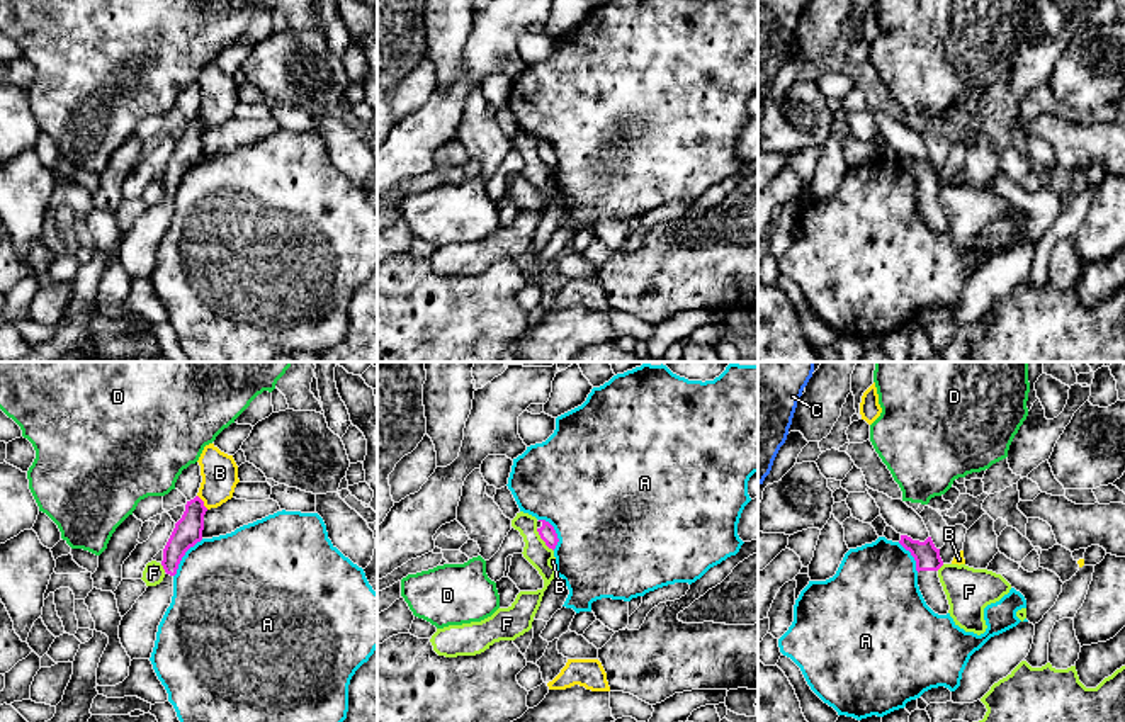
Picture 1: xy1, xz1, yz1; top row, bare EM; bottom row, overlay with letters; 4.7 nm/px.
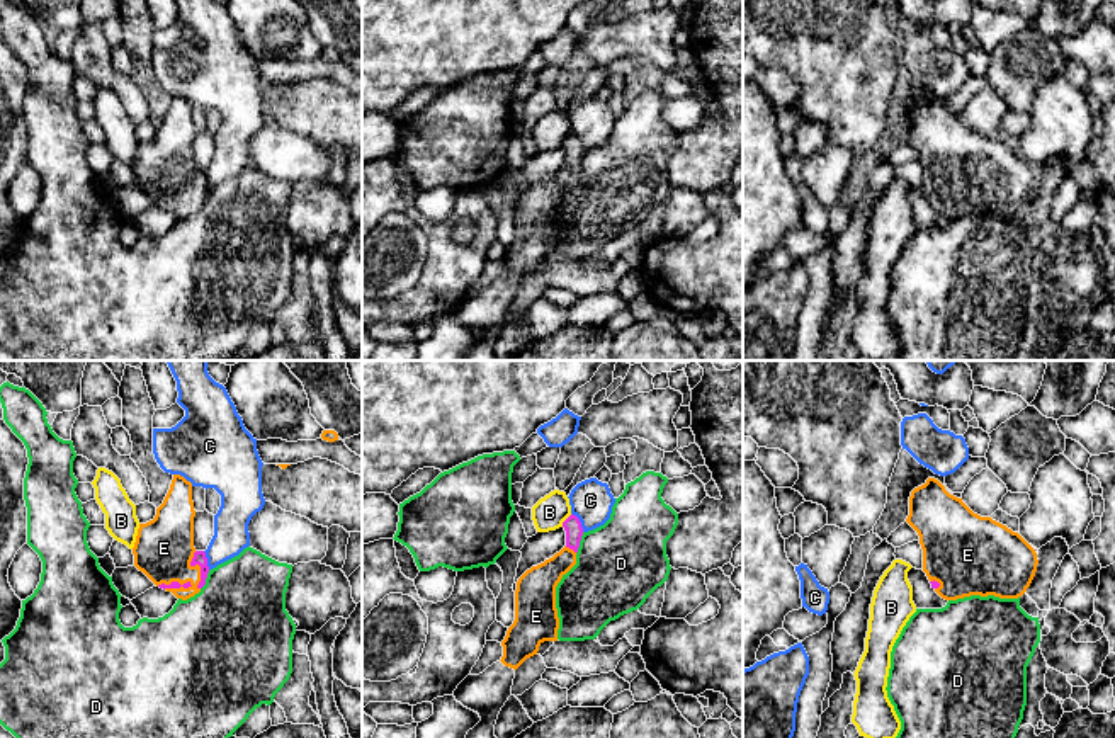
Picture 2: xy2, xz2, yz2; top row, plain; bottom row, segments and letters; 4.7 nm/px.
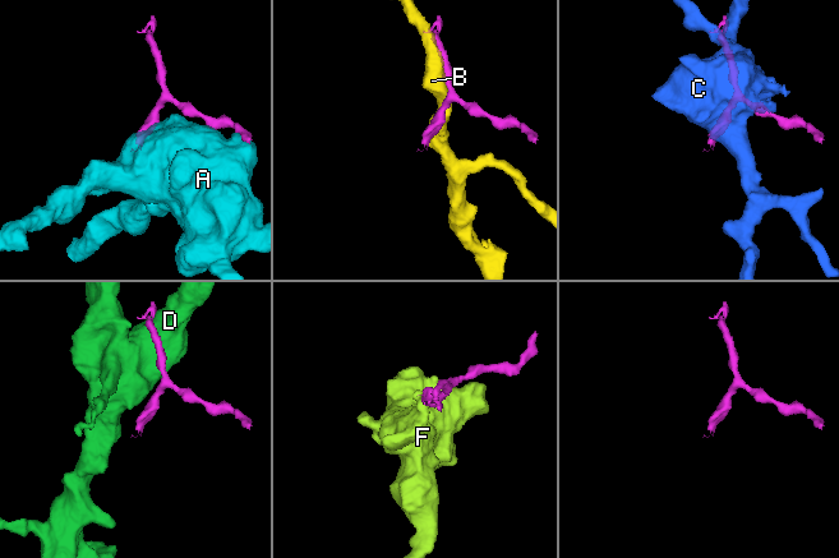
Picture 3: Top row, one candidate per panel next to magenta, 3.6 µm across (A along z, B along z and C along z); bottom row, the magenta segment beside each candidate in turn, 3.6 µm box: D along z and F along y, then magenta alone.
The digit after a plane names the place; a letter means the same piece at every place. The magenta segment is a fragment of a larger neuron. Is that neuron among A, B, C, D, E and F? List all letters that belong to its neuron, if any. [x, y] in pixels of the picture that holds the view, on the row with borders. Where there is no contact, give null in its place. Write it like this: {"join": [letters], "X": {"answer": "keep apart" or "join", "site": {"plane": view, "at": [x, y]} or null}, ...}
{"join": ["E"], "A": {"answer": "keep apart", "site": {"plane": "xy1", "at": [184, 554]}}, "B": {"answer": "keep apart", "site": {"plane": "xy1", "at": [203, 502]}}, "C": {"answer": "keep apart", "site": {"plane": "xz2", "at": [580, 522]}}, "D": {"answer": "keep apart", "site": {"plane": "xz2", "at": [578, 543]}}, "E": {"answer": "join", "site": {"plane": "xy2", "at": [201, 568]}}, "F": {"answer": "keep apart", "site": {"plane": "xz1", "at": [542, 539]}}}

